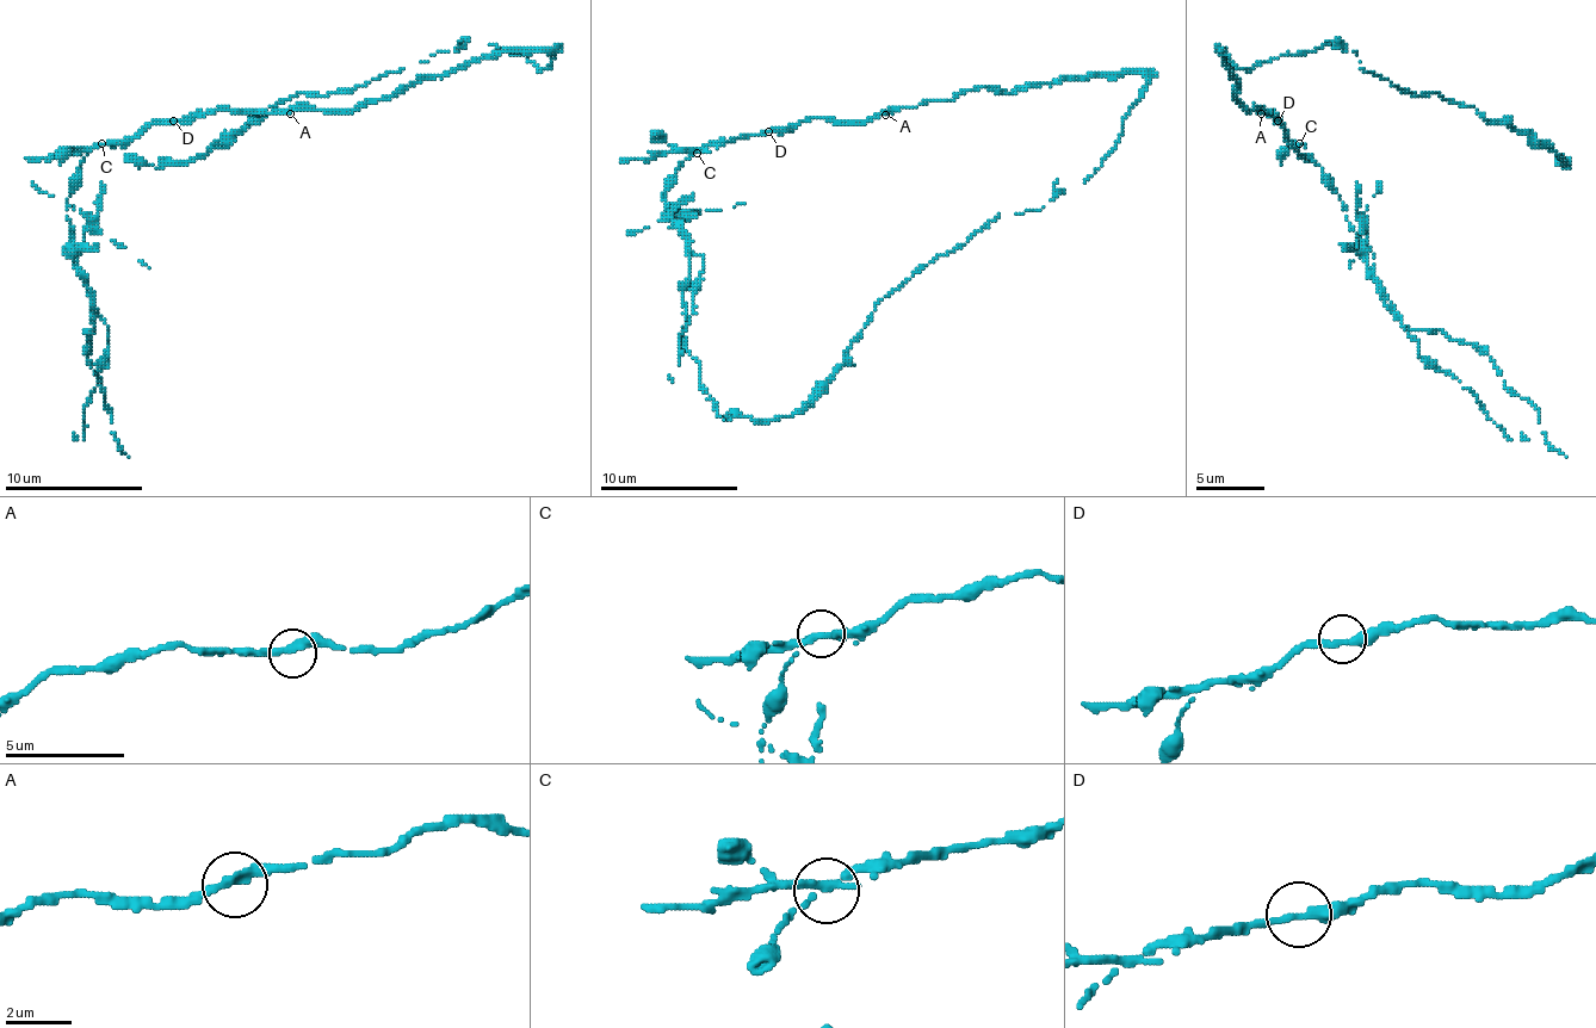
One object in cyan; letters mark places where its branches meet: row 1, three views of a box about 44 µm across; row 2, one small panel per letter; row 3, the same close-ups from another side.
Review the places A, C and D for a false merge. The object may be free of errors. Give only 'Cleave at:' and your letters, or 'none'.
Cleave at: C

